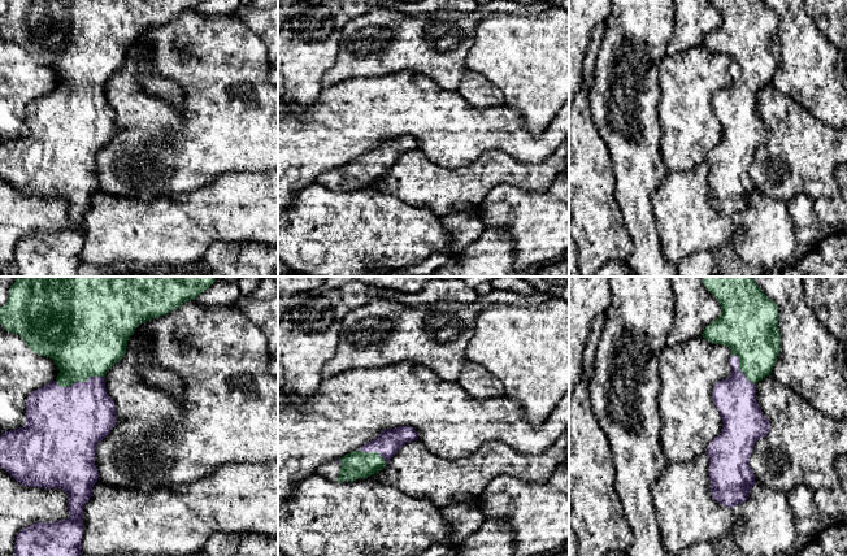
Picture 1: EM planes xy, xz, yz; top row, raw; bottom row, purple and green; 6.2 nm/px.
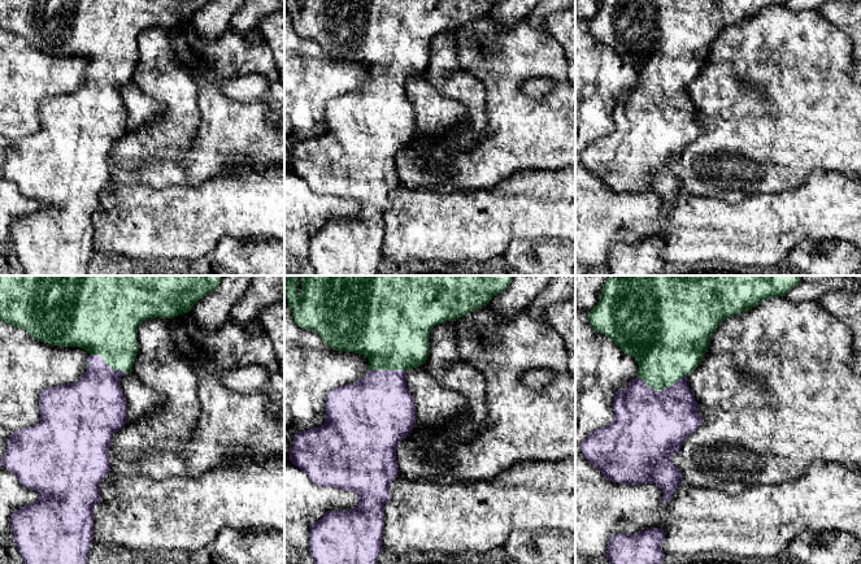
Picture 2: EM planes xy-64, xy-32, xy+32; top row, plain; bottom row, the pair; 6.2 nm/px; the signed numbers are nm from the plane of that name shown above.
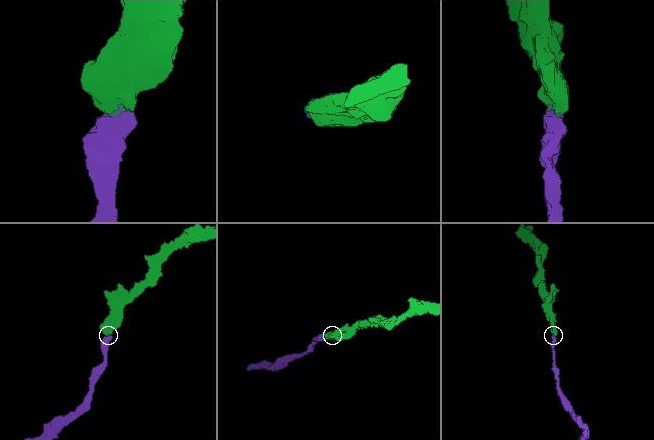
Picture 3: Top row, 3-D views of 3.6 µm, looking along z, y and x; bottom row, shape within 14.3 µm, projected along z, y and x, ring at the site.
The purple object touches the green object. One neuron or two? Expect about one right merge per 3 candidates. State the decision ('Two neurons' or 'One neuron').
One neuron

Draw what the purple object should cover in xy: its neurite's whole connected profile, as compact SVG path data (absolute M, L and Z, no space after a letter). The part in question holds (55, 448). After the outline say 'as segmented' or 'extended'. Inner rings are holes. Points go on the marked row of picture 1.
M18 277L10 286L9 299L0 307L0 325L19 335L32 352L52 359L60 373L53 382L29 394L26 423L0 435L0 468L22 486L64 490L70 512L68 520L23 527L16 537L14 556L82 555L83 509L99 477L96 447L117 422L116 404L105 388L104 377L125 356L127 340L139 325L195 300L214 282L214 277Z; extended

